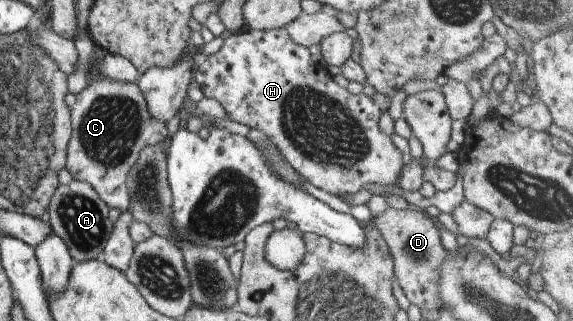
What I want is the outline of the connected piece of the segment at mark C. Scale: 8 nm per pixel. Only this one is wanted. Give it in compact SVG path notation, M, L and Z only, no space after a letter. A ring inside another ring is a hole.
M90 75L87 86L74 96L75 103L70 110L71 134L66 146L64 167L73 179L89 184L109 209L118 208L120 212L123 212L130 206L125 184L130 167L138 160L143 149L156 146L169 136L165 123L152 119L142 93L135 83L113 81Z

